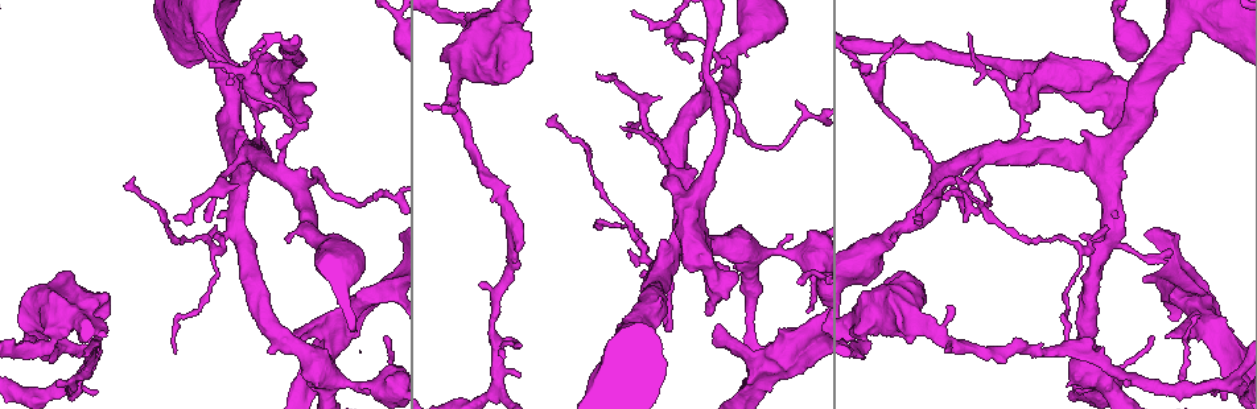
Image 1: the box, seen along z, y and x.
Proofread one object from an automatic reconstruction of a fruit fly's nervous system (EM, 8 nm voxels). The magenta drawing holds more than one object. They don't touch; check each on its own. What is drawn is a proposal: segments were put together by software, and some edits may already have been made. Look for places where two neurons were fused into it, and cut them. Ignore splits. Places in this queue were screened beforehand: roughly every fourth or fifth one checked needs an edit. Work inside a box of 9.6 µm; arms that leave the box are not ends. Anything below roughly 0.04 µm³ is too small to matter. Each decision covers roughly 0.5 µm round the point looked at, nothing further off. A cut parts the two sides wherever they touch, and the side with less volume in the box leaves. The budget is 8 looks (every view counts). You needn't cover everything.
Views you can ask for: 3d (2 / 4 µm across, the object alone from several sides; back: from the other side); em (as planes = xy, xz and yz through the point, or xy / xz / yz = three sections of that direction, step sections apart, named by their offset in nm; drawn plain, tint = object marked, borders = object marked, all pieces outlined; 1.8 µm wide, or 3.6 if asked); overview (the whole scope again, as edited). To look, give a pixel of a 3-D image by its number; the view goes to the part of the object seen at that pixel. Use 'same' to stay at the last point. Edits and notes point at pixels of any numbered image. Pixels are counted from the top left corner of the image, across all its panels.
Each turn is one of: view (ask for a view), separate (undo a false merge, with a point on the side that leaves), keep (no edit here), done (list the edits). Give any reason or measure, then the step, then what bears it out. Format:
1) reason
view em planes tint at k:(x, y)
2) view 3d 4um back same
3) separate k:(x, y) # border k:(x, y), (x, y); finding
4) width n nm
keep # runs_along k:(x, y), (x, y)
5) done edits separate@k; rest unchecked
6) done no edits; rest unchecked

four arms meet
view 3d 4um back at 1:(1208, 321)

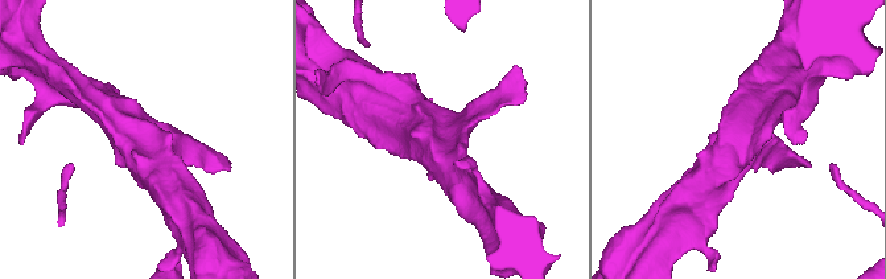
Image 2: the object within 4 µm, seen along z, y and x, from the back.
arms 4
view em xz step 16 tint at 2:(738, 139)

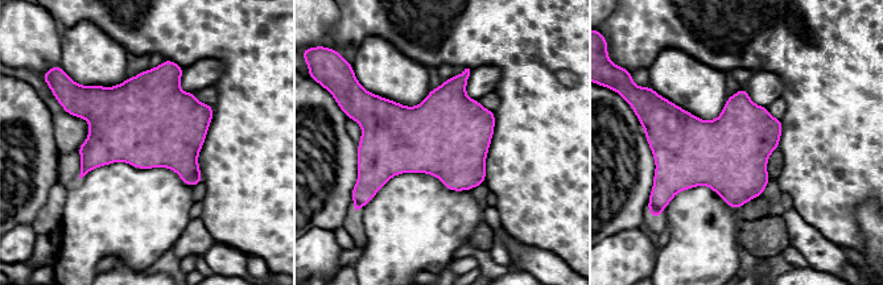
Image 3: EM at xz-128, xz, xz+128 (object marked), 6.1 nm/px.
view em planes borders same

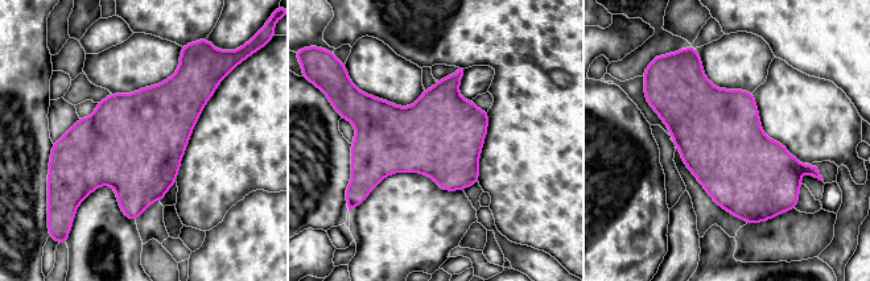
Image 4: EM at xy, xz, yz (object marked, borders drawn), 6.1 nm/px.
keep # one neuron here

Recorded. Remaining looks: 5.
calibre changes
view em 3.6um xz step 8 tint at 1:(1018, 110)

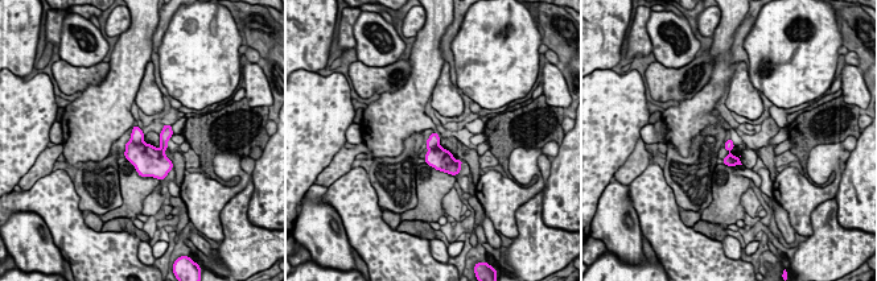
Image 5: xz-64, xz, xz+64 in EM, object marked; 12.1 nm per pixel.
width 120 nm
separate 5:(147, 158) # border 5:(131, 139), (134, 141), (143, 141); a second neuron is stuck on

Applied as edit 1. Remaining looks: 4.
sudden change in width
view em 3.6um xy step 16 tint at 1:(625, 345)

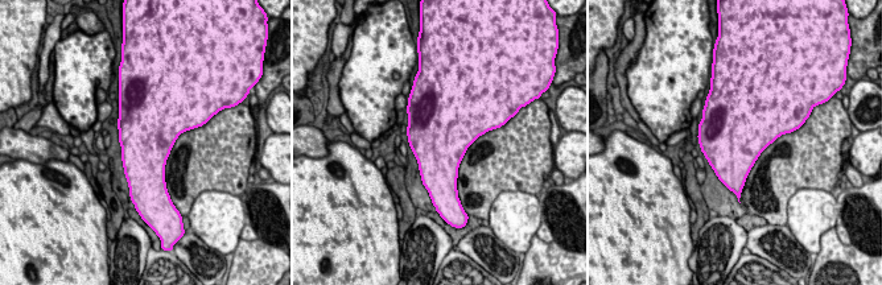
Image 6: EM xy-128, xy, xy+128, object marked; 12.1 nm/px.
keep # continuous, no second neuron

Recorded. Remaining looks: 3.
done edits separate@5; rest unchecked

